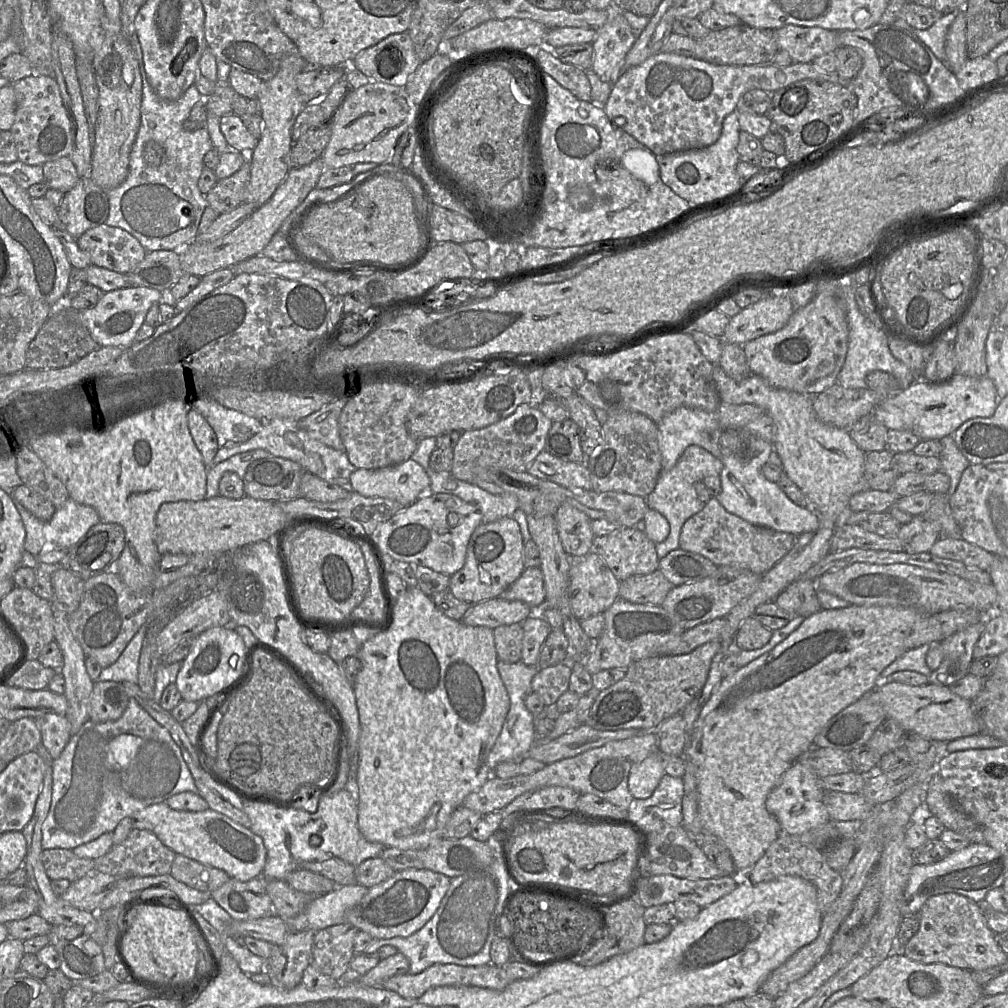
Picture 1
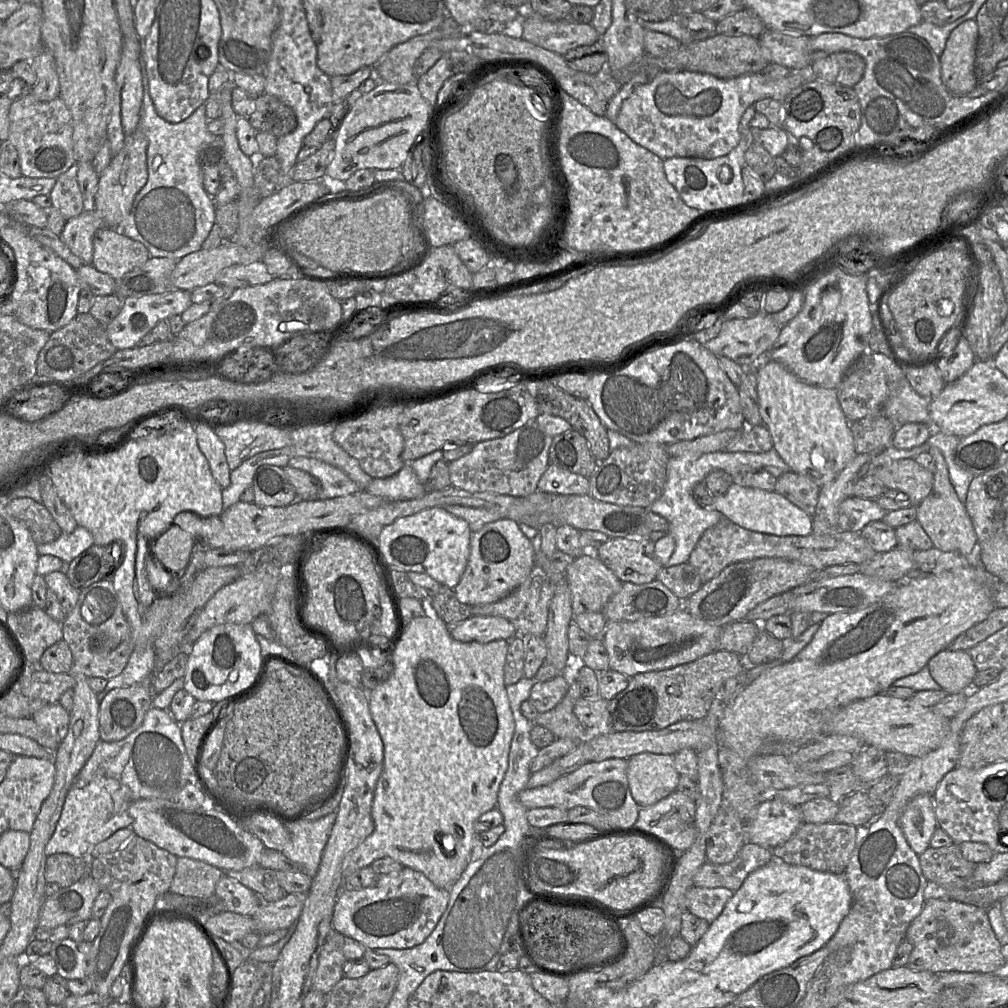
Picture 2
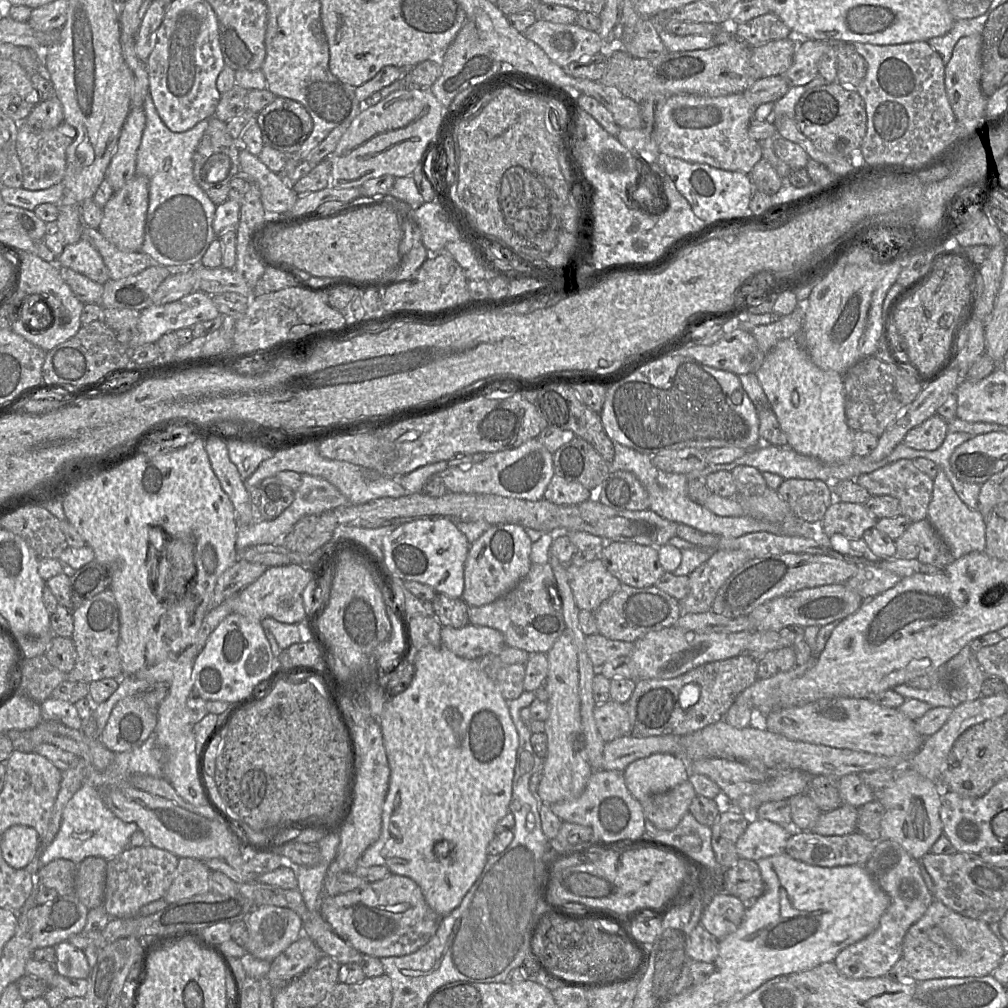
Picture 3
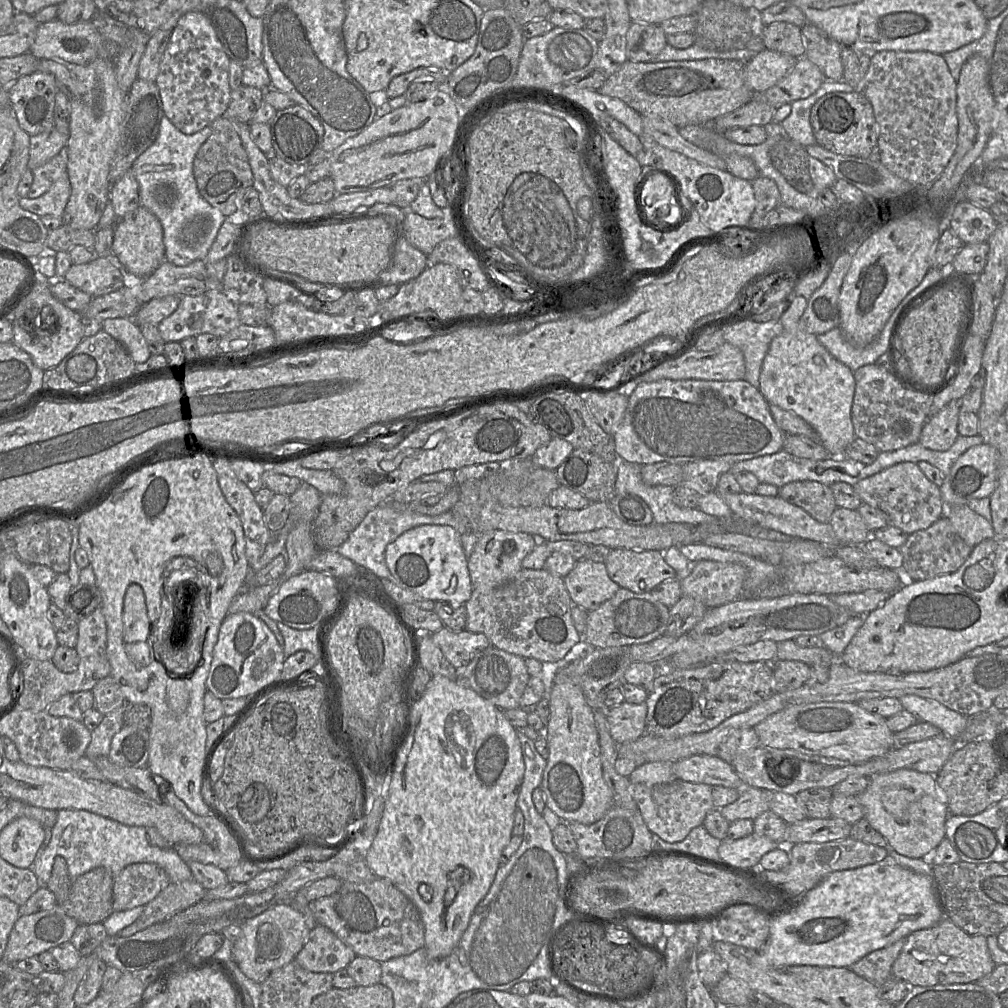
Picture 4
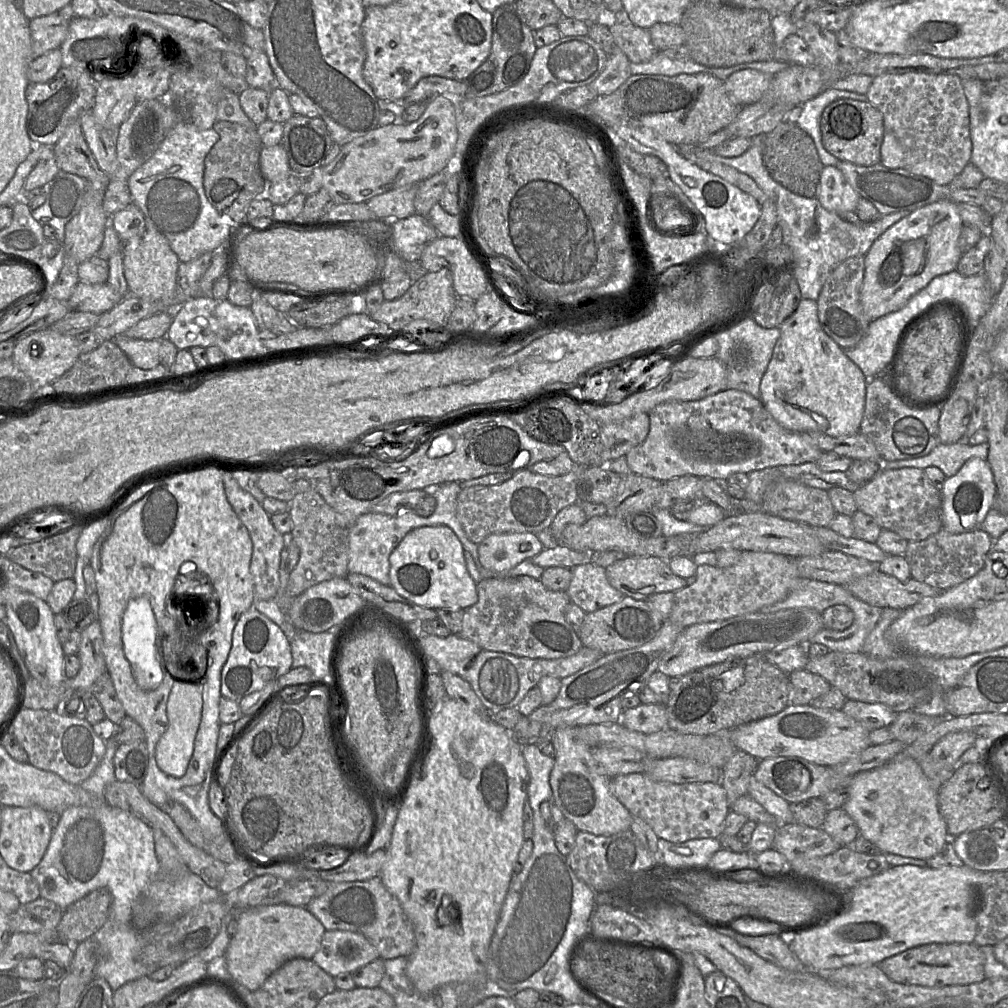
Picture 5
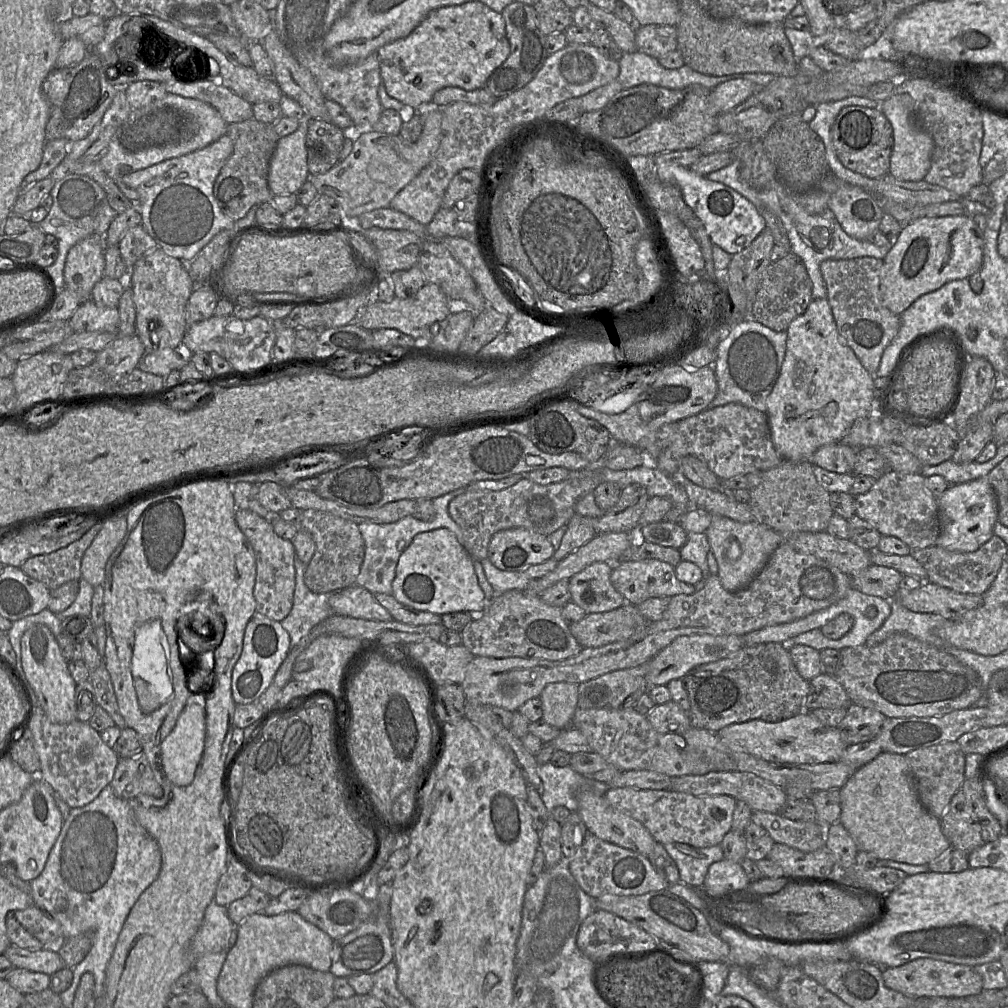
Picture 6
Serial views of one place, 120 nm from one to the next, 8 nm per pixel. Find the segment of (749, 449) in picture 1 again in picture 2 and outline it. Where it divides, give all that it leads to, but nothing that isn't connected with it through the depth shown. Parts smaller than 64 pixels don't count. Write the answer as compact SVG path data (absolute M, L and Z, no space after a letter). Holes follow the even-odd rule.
M733 482L724 495L714 497L712 508L733 523L750 531L775 536L808 536L812 534L812 517L776 491L744 487Z

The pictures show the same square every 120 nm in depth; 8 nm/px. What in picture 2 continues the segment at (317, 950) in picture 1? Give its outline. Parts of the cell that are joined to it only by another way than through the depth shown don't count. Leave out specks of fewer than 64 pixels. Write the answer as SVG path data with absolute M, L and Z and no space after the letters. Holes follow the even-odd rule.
M325 941L319 954L311 989L328 994L344 977L343 965L346 961L339 949Z

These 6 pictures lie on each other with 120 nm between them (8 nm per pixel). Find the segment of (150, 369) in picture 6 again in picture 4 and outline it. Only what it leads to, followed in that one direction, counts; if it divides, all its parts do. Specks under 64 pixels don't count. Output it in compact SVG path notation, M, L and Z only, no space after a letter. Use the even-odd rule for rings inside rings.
M133 317L108 318L103 321L103 330L121 343L136 363L144 363L152 355Z

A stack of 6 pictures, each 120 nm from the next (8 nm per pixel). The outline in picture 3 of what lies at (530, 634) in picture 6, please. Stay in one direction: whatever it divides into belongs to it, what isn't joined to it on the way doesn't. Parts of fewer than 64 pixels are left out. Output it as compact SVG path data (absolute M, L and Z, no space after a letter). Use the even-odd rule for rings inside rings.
M549 563L532 564L528 574L510 592L479 607L469 607L469 623L500 631L506 646L528 653L547 654L557 639L566 631L561 598L556 579Z

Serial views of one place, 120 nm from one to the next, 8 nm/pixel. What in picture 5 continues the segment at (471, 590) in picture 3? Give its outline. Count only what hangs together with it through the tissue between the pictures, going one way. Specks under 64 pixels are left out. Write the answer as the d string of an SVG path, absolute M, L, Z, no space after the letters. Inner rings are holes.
M494 533L477 546L480 565L496 575L507 572L525 559L532 559L544 549L533 533Z

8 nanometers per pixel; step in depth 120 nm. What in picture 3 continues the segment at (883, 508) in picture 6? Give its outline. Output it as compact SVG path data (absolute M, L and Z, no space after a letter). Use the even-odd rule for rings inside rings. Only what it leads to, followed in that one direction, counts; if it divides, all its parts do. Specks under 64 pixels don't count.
M899 459L876 471L861 475L856 482L866 489L871 496L896 498L902 507L902 515L908 517L912 522L927 519L928 506L933 494L934 479L921 471L913 460Z

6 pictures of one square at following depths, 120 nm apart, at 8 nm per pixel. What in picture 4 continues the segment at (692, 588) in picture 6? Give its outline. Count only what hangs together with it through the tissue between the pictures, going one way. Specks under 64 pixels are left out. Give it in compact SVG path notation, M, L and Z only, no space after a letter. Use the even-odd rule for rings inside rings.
M612 549L605 565L611 580L637 594L653 591L660 583L677 576L659 551Z

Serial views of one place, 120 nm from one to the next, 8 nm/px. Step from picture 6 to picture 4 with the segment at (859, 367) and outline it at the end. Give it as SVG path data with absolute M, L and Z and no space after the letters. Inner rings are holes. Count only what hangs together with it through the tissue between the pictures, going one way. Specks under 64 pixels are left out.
M796 295L781 315L779 321L783 326L783 332L770 342L761 367L759 390L769 404L793 411L807 421L818 432L822 445L832 456L844 456L845 450L856 438L852 422L852 404L855 393L854 373L829 353L819 342L817 335L800 327L800 319L807 303L805 297Z

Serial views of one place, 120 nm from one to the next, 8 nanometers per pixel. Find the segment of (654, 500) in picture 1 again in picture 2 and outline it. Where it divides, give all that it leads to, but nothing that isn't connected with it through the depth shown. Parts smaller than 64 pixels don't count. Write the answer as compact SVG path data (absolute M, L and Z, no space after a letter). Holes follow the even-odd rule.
M774 448L760 453L717 451L702 454L698 458L671 457L667 463L666 482L662 493L648 509L668 521L668 532L675 539L676 548L670 559L664 563L664 566L674 566L688 562L703 533L719 523L723 518L726 518L714 508L705 509L698 505L692 495L692 490L698 483L703 482L705 477L714 470L723 470L729 475L734 475L739 471L764 468L766 466L777 467L782 472L791 471Z

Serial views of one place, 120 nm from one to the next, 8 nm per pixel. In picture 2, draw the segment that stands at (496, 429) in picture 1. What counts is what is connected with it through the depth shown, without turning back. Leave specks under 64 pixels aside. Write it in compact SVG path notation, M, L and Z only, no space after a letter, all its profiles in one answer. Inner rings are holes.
M534 420L505 437L479 442L469 454L448 463L451 484L468 492L527 497L538 490L539 480L550 464L552 438Z

